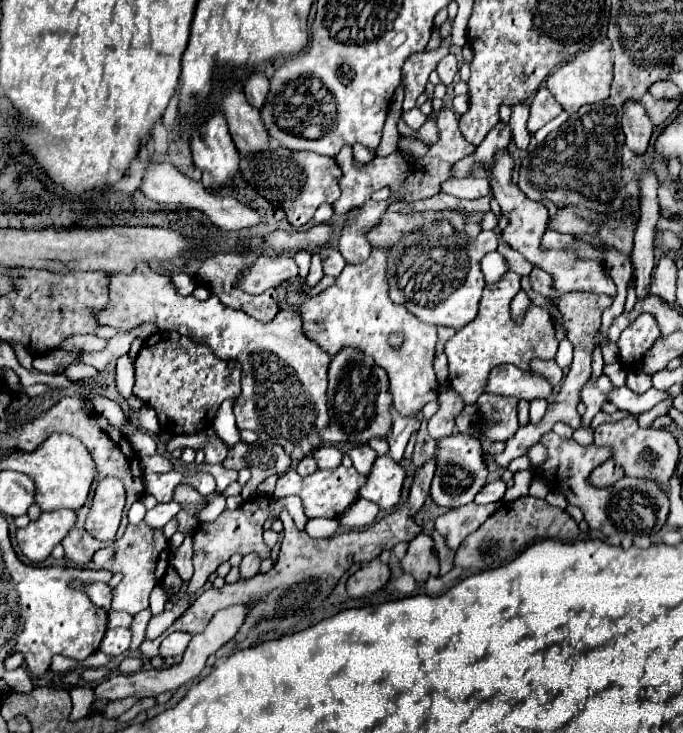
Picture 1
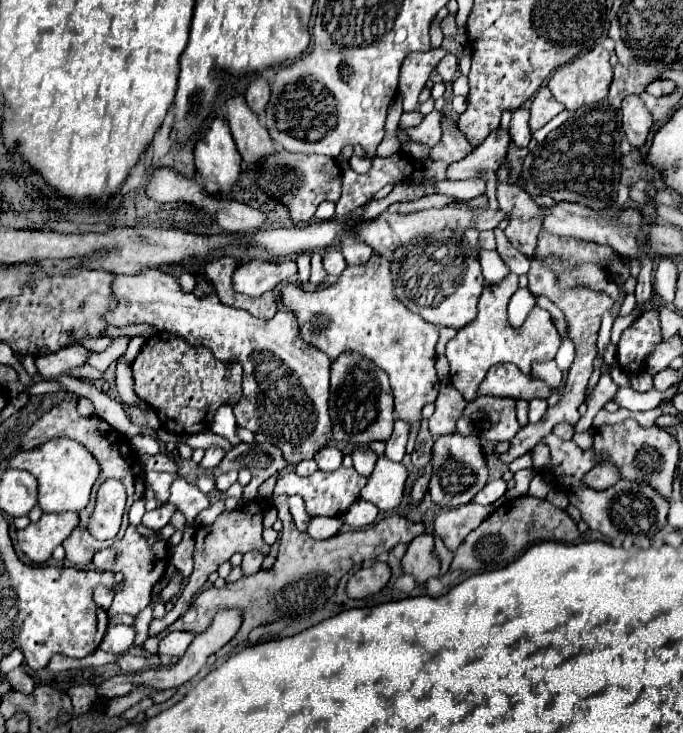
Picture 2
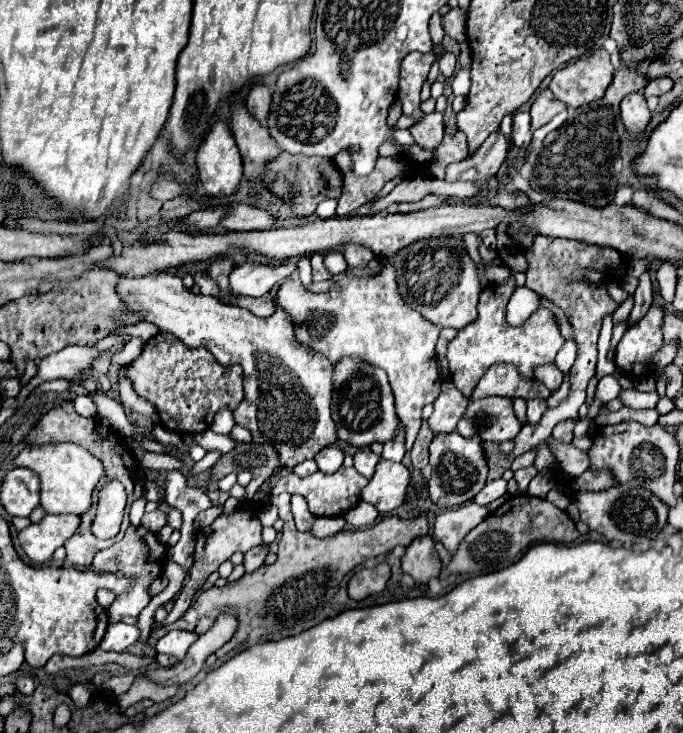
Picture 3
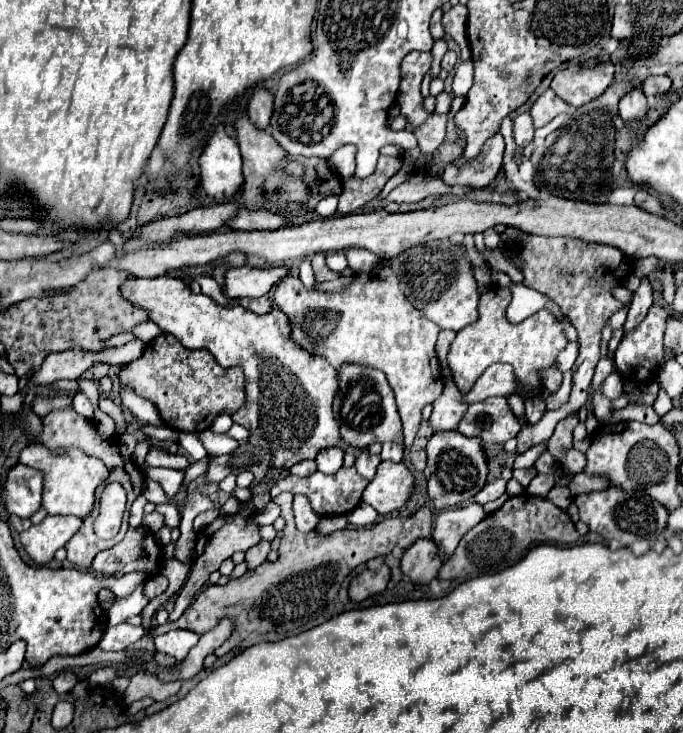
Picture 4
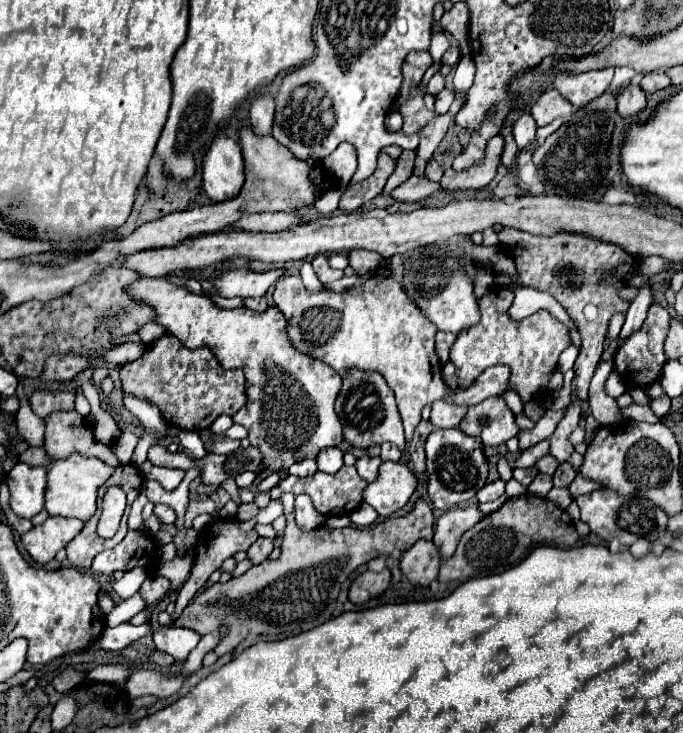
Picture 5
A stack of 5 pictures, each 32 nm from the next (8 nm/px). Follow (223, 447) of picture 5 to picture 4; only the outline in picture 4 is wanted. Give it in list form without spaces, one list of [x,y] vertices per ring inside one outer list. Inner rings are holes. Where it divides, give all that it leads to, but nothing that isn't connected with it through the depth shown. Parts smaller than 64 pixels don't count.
[[[211,430],[199,433],[199,439],[208,454],[217,456],[230,454],[239,446],[239,442],[227,434],[216,434]]]

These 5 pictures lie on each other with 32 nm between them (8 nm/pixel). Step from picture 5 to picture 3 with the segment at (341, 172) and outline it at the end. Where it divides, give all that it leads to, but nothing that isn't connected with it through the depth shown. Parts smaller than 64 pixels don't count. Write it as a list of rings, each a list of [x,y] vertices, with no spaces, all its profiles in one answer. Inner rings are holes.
[[[344,148],[344,150],[340,150],[340,152],[332,158],[332,162],[336,164],[336,168],[340,170],[342,176],[354,170],[354,166],[352,166],[352,154],[354,154],[354,148]]]

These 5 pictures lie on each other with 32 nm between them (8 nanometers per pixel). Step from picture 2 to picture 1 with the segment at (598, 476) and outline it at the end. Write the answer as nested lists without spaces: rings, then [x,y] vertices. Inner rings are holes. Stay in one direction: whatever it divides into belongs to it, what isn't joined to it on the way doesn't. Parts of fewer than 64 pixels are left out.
[[[606,460],[604,464],[600,464],[590,476],[588,476],[588,482],[592,486],[598,486],[598,488],[606,488],[606,486],[612,486],[614,482],[618,482],[620,478],[624,476],[622,468],[614,462],[614,460]]]

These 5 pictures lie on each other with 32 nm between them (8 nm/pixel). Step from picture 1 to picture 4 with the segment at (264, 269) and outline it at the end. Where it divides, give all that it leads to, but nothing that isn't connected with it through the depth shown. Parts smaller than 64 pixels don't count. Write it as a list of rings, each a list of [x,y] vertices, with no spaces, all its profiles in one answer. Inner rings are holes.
[[[250,266],[232,268],[224,276],[222,294],[228,298],[244,298],[244,296],[264,296],[280,278],[289,274],[289,268],[270,268],[256,270]]]

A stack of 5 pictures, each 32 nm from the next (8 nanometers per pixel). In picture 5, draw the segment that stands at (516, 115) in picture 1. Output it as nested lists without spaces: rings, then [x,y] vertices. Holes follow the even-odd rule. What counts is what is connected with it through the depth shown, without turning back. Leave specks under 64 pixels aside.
[[[524,112],[514,122],[512,134],[514,134],[514,140],[516,140],[516,144],[518,144],[520,150],[524,150],[524,148],[528,148],[528,146],[532,146],[536,142],[536,128],[538,128],[536,120],[528,112]]]

